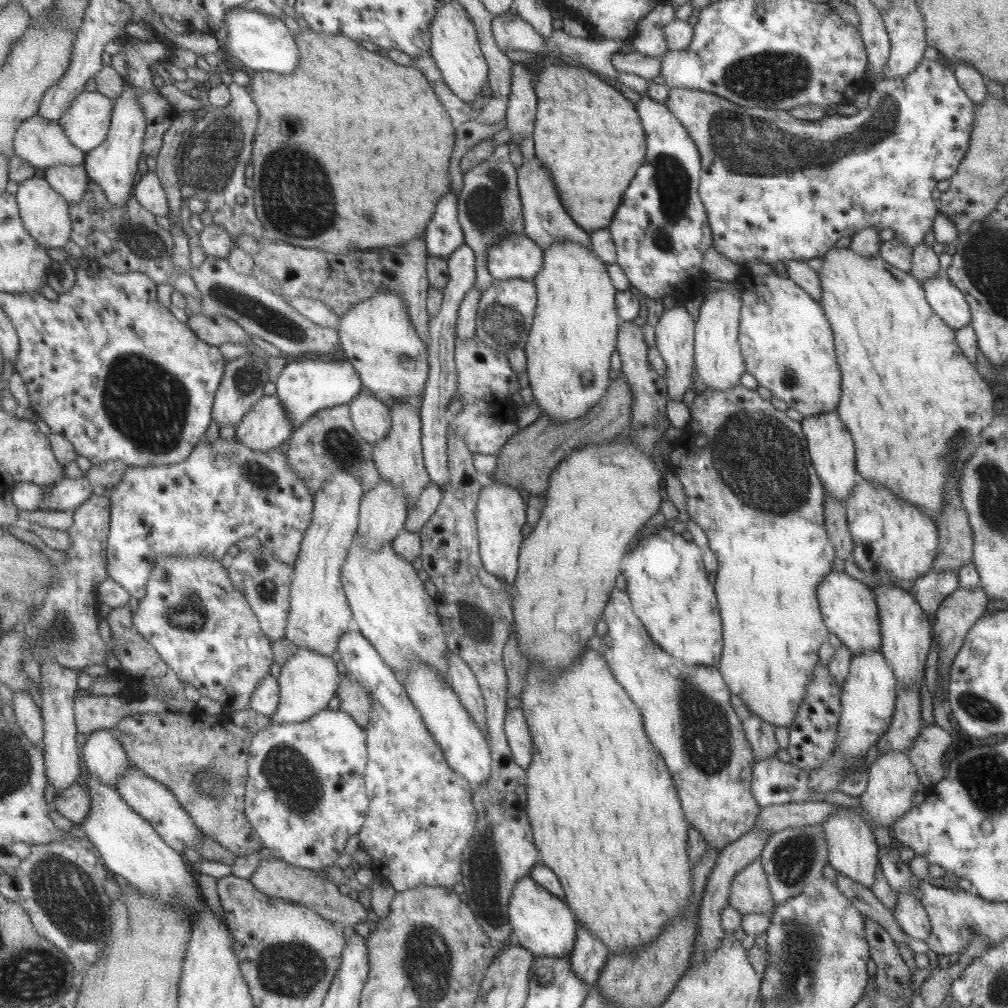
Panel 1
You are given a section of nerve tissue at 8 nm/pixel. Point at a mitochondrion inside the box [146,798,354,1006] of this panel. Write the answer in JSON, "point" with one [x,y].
{"point":[290,970]}

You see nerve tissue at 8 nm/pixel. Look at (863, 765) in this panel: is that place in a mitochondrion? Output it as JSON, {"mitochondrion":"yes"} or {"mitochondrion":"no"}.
{"mitochondrion":"no"}

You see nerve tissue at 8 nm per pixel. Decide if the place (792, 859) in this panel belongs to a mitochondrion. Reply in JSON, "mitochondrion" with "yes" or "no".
{"mitochondrion":"yes"}

